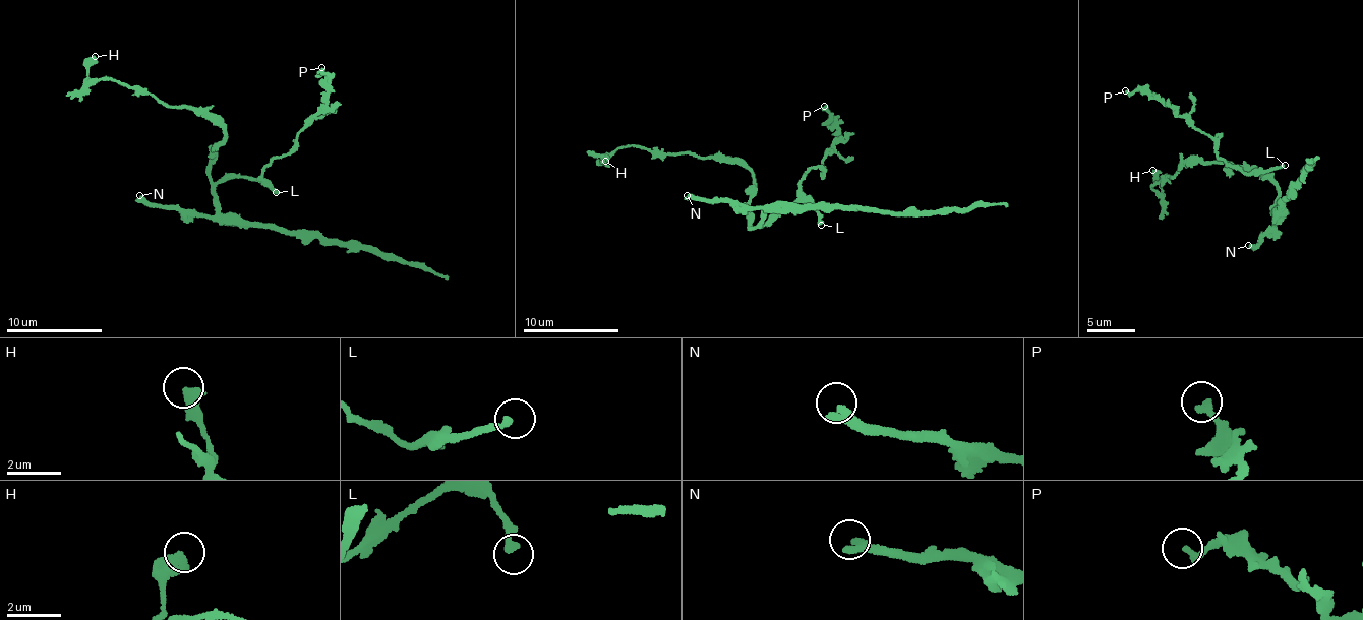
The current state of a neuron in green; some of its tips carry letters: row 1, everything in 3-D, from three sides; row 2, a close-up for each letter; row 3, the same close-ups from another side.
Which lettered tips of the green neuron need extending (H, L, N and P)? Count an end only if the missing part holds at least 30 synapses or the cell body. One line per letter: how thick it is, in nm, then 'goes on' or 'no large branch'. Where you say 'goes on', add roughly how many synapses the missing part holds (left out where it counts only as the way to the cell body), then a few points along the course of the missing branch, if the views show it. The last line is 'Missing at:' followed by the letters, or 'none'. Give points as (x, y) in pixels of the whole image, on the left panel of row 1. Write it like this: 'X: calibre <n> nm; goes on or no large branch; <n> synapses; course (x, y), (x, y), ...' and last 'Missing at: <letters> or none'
H: calibre 400 nm; no large branch
L: calibre 240 nm; no large branch
N: calibre 360 nm; goes on; 60 synapses
P: calibre 240 nm; no large branch
Missing at: N

